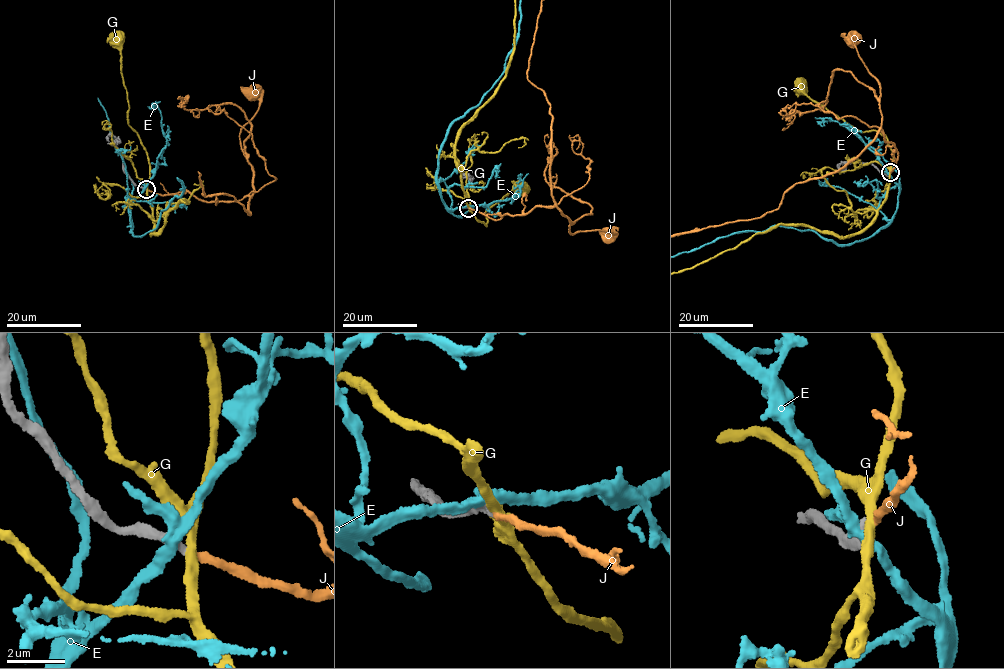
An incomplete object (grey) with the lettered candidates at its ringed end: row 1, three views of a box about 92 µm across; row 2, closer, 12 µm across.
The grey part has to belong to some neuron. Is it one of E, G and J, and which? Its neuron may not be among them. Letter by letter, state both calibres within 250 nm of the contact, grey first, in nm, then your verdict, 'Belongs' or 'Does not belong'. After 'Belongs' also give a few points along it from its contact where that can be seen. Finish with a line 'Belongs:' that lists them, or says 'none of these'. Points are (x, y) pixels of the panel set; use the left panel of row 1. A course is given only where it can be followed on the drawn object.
E: Thickness 360 nm (grey) against 340 nm. Does not belong
G: Thickness 280 nm (grey) against 320 nm. Does not belong
J: Thickness 260 nm (grey) against 200 nm. Belongs. Its course: (146, 189), (190, 191), (206, 202), (251, 195), (253, 167), (239, 136), (258, 107), (252, 92)
Belongs: J

